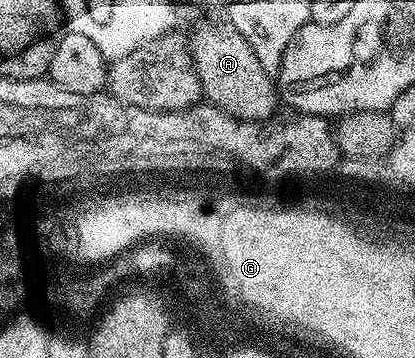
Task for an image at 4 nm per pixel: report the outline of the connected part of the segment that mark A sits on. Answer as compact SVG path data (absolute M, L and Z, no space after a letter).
M202 25L194 37L195 58L202 76L202 98L208 104L219 107L237 120L267 119L275 111L277 87L272 76L261 69L257 53L249 49L249 41L233 28L224 25Z

